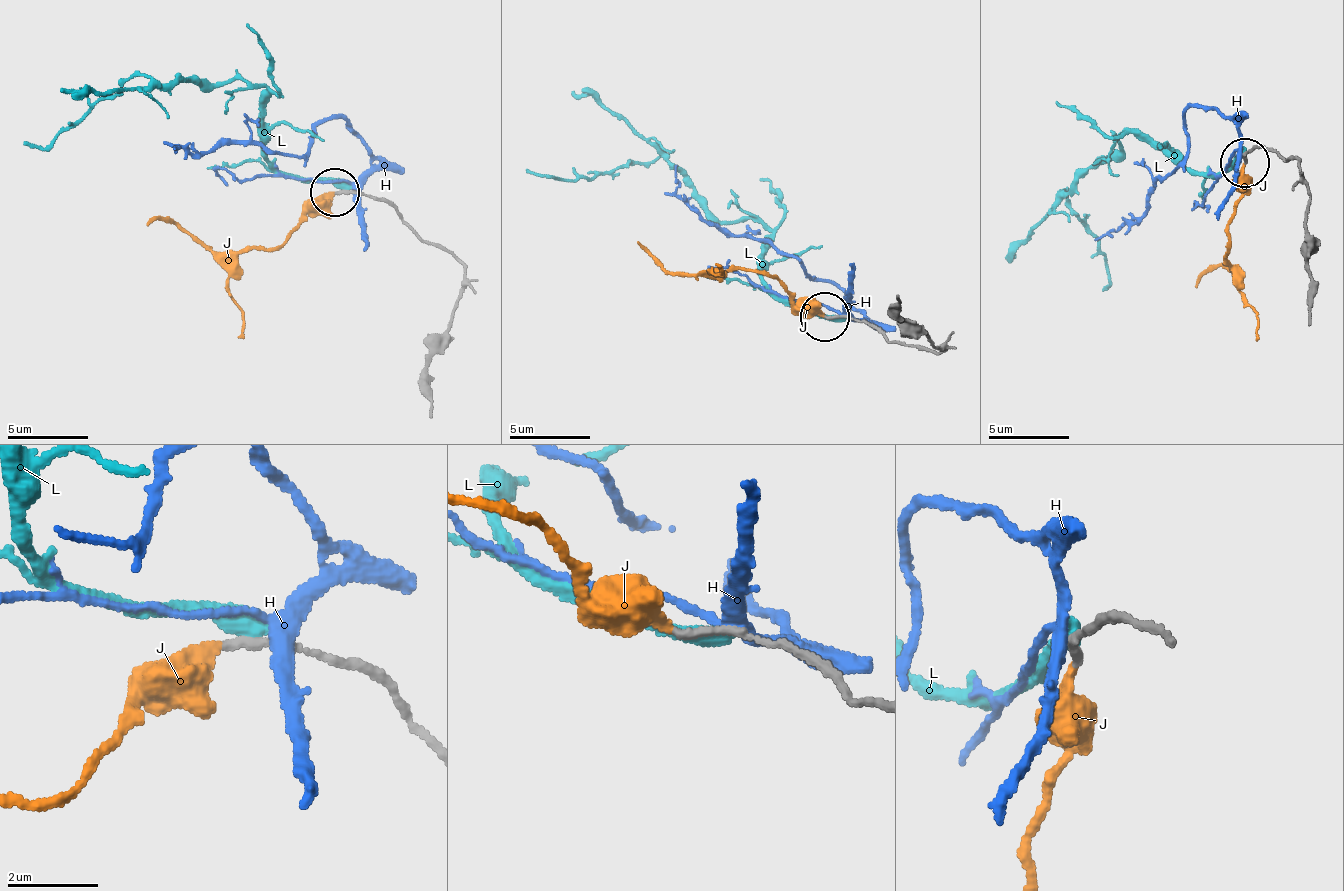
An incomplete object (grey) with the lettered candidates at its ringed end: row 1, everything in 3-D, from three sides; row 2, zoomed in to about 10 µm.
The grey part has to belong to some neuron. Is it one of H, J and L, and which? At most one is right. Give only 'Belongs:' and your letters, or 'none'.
Belongs: J

